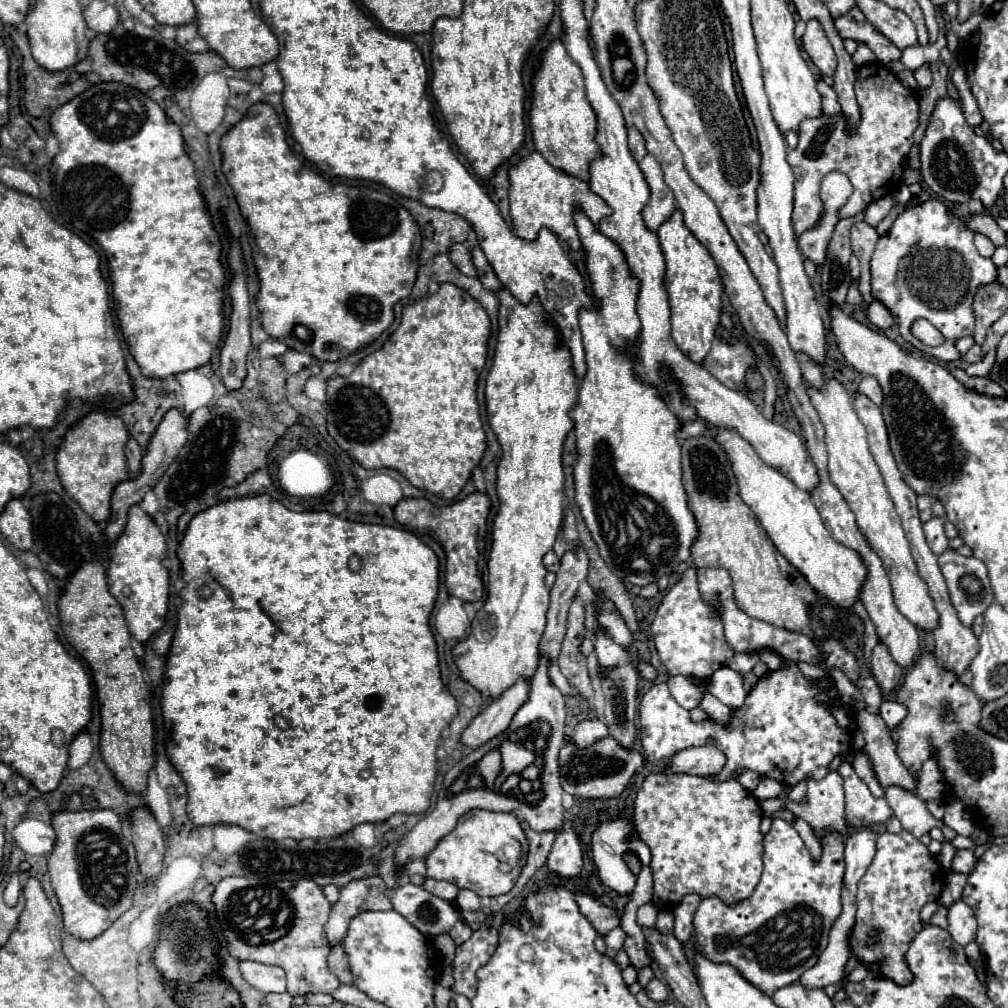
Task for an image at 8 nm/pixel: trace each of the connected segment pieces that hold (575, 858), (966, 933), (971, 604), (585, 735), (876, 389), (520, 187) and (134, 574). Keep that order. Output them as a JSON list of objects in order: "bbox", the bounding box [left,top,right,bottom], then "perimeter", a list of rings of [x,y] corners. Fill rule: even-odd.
[{"bbox":[548,829,582,877],"perimeter":[[[574,829],[560,831],[548,855],[548,869],[560,877],[578,875],[582,869],[582,847]]]},{"bbox":[948,901,978,947],"perimeter":[[[956,901],[948,909],[948,931],[952,939],[964,947],[976,939],[976,929],[978,925],[976,925],[974,911],[964,901]]]},{"bbox":[938,549,994,627],"perimeter":[[[948,549],[938,557],[938,565],[942,569],[942,575],[946,579],[948,585],[948,593],[950,593],[950,601],[960,617],[960,621],[966,627],[972,627],[974,619],[978,615],[982,615],[992,603],[994,603],[994,593],[990,587],[990,579],[988,579],[988,571],[986,565],[982,561],[978,561],[976,557],[962,557],[956,551]]]},{"bbox":[566,719,608,749],"perimeter":[[[592,719],[592,721],[582,721],[582,723],[578,723],[574,729],[570,729],[566,739],[568,739],[570,743],[578,745],[580,749],[586,749],[586,747],[590,747],[594,741],[604,739],[604,737],[608,737],[606,725],[600,723],[598,719]]]},{"bbox":[858,377,882,405],"perimeter":[[[864,377],[864,379],[860,381],[858,391],[864,393],[866,397],[870,397],[876,405],[882,403],[882,389],[880,389],[880,385],[878,385],[878,381],[876,381],[874,377]]]},{"bbox":[508,151,610,251],"perimeter":[[[532,151],[528,157],[520,159],[514,167],[508,169],[508,197],[510,197],[510,217],[512,217],[512,227],[518,237],[522,239],[536,239],[538,231],[542,227],[548,227],[552,233],[556,233],[570,249],[578,251],[580,239],[576,233],[574,225],[574,203],[580,203],[584,213],[592,219],[594,225],[606,215],[610,215],[610,207],[602,197],[590,191],[588,183],[582,179],[576,179],[556,167],[552,167],[538,151]]]},{"bbox":[108,505,170,645],"perimeter":[[[134,505],[130,509],[128,515],[128,523],[126,529],[122,531],[122,535],[118,537],[118,541],[114,543],[114,551],[110,553],[110,561],[108,561],[108,587],[110,593],[116,597],[116,601],[122,605],[130,635],[140,641],[142,645],[164,627],[166,621],[166,613],[168,613],[168,589],[170,589],[170,573],[168,569],[162,565],[162,559],[166,557],[166,541],[160,533],[160,529],[156,527],[156,523],[152,521],[152,517],[148,517],[138,505]],[[128,587],[128,595],[123,593],[123,589]]]}]

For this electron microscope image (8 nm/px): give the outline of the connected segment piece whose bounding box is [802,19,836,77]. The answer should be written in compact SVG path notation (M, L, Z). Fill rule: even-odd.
M810 19L806 23L806 33L802 37L802 43L804 43L806 53L814 61L814 65L822 71L822 75L832 77L834 69L836 69L836 55L834 55L834 49L830 45L830 41L826 39L826 33L818 21Z

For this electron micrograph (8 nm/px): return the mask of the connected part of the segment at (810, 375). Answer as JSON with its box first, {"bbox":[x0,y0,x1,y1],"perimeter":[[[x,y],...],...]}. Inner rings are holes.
{"bbox":[796,351,824,387],"perimeter":[[[798,351],[798,353],[796,353],[796,357],[798,357],[800,369],[802,369],[802,373],[804,373],[806,381],[808,381],[810,385],[814,385],[814,387],[820,387],[820,385],[824,383],[822,367],[820,367],[820,365],[810,357],[810,355],[806,355],[806,353],[802,353],[802,351]]]}

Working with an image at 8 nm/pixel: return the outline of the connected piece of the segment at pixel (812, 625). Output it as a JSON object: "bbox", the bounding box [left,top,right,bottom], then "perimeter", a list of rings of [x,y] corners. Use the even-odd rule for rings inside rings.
{"bbox":[682,435,854,643],"perimeter":[[[712,435],[684,441],[682,469],[688,505],[700,531],[698,539],[690,547],[692,563],[696,567],[726,569],[734,583],[734,599],[742,611],[780,629],[808,635],[816,643],[832,637],[842,641],[844,635],[854,633],[854,629],[842,621],[840,609],[826,597],[822,599],[822,595],[810,587],[806,577],[774,547],[754,511],[740,499],[730,461]]]}

